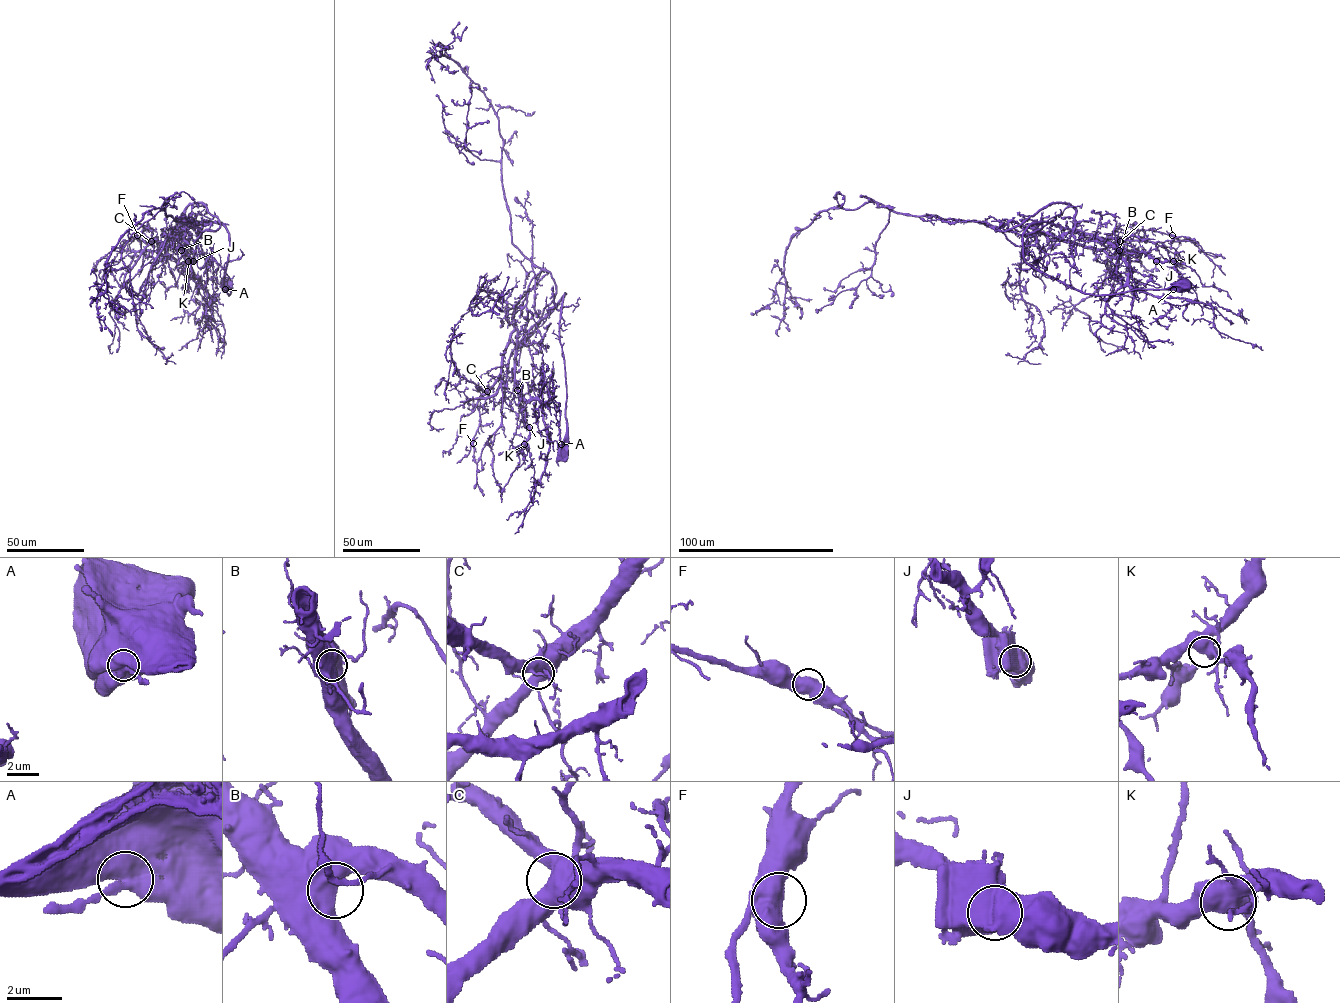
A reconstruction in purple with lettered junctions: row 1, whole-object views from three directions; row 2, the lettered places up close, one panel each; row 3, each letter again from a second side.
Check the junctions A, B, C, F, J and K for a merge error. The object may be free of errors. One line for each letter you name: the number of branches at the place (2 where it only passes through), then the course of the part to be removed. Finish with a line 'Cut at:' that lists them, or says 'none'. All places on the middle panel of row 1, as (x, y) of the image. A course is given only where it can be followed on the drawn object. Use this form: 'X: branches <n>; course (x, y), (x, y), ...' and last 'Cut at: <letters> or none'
Cut at: none

